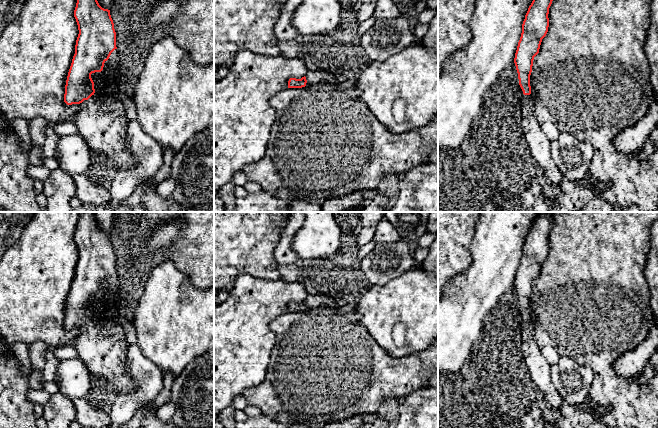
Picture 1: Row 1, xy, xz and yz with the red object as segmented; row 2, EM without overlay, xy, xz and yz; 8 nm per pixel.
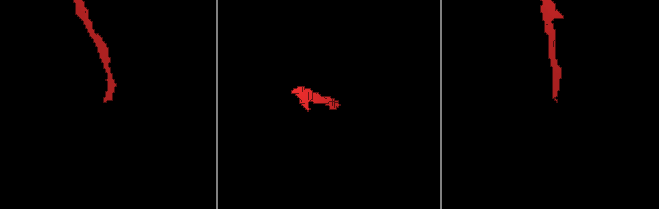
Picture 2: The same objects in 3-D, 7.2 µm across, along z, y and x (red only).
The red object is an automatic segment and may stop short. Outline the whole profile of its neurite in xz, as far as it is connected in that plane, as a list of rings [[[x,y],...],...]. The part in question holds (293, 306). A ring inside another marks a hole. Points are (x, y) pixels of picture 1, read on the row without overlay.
[[[308,294],[307,298],[301,303],[290,302],[288,312],[302,312],[313,308],[338,308],[345,307],[347,303],[343,300],[331,298],[323,295]]]

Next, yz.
[[[537,212],[522,248],[522,257],[515,277],[514,287],[519,309],[523,315],[521,324],[521,348],[523,362],[532,381],[543,394],[544,400],[554,411],[561,408],[563,400],[555,389],[551,378],[551,364],[541,352],[535,338],[531,320],[530,299],[534,281],[539,277],[542,263],[549,251],[549,232],[553,225],[551,212]]]

